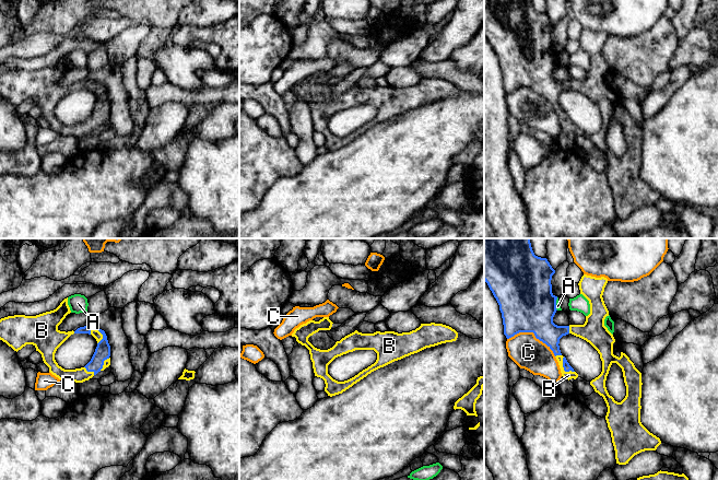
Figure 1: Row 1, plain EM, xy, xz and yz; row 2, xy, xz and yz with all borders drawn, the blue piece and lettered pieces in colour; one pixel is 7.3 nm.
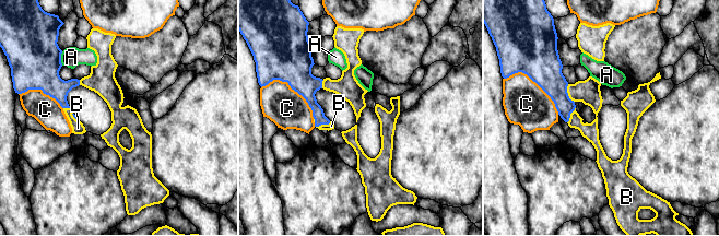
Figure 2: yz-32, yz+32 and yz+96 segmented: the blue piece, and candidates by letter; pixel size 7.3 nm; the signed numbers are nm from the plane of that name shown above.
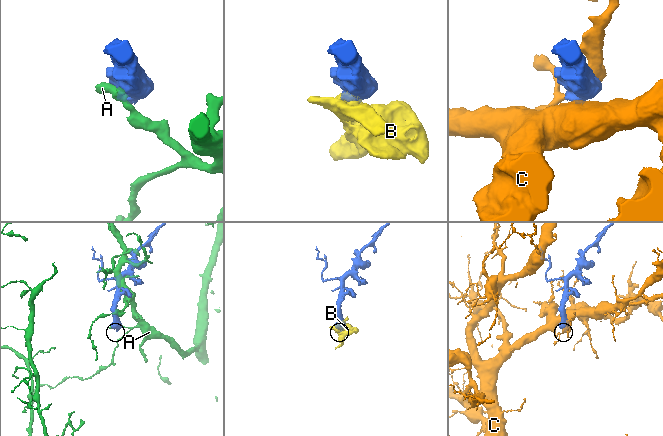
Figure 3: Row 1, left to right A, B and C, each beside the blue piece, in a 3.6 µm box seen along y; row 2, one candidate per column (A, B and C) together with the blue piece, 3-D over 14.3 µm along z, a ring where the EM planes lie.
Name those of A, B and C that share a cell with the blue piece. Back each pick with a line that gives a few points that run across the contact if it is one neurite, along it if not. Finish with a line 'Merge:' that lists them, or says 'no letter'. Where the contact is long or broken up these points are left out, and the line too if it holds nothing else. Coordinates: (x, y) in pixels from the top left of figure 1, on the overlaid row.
Merge: B

